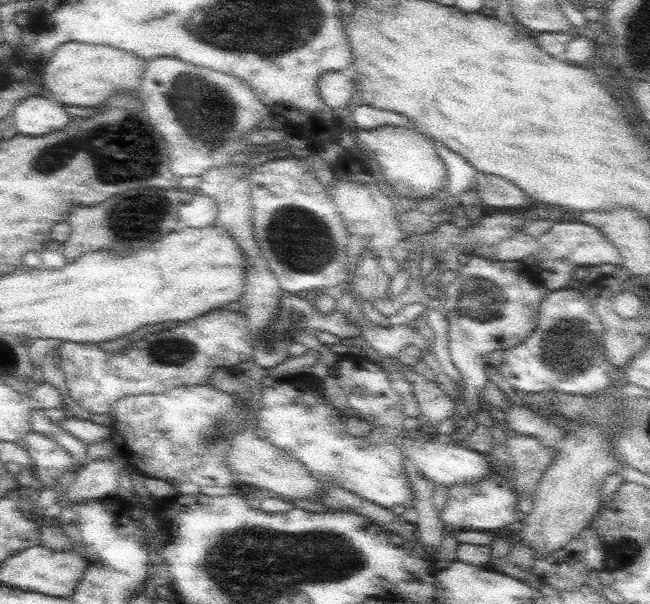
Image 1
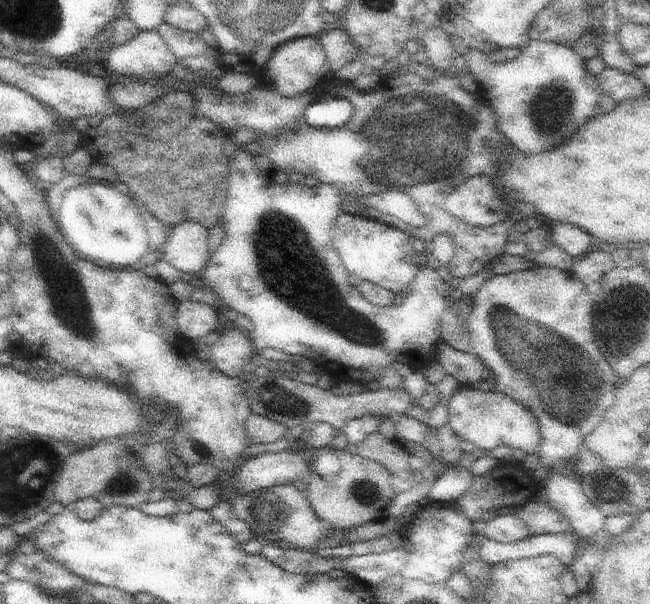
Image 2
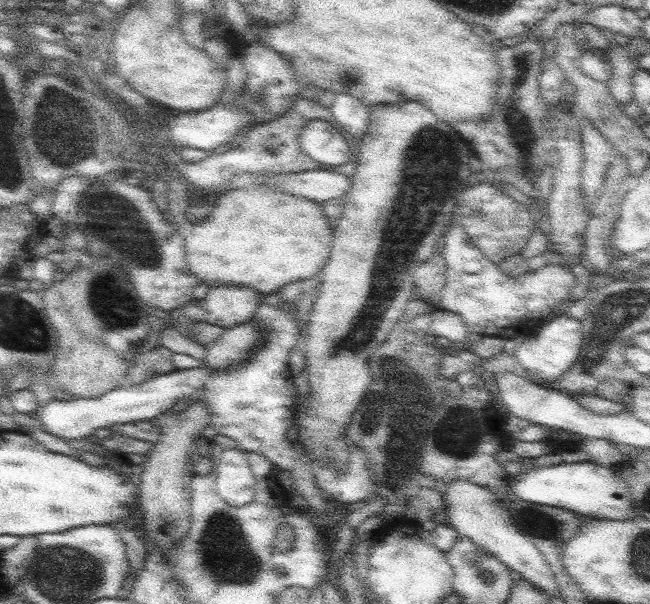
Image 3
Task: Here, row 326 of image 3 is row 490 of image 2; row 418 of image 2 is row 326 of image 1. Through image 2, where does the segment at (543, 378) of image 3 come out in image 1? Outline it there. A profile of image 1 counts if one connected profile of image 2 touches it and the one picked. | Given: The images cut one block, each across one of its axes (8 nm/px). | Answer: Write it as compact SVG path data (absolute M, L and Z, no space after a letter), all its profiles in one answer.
M564 288L549 292L540 303L536 329L518 347L504 351L502 364L497 372L520 392L540 393L552 390L576 396L590 396L606 391L611 385L620 382L621 373L606 361L604 353L604 327L592 301L582 292Z

